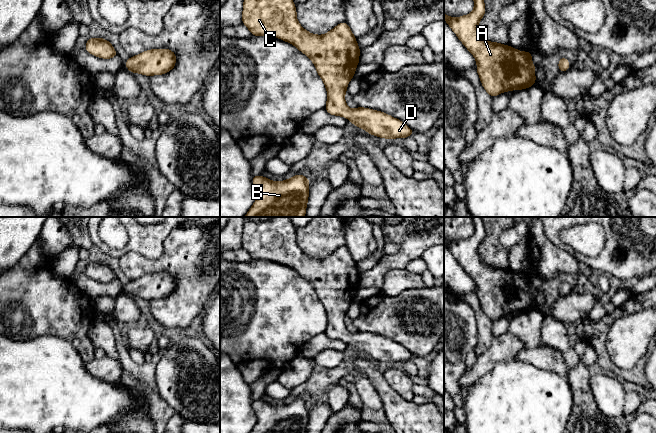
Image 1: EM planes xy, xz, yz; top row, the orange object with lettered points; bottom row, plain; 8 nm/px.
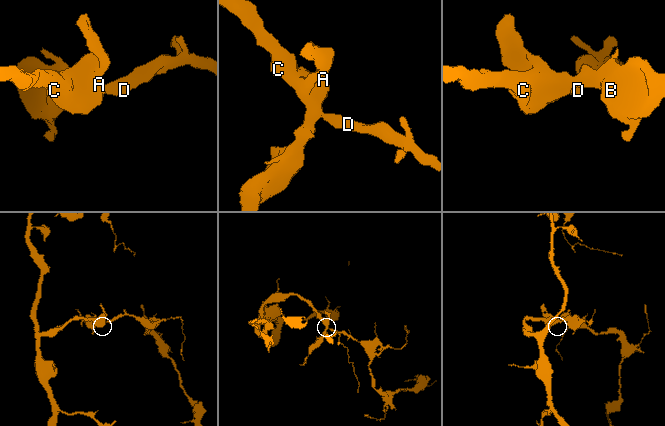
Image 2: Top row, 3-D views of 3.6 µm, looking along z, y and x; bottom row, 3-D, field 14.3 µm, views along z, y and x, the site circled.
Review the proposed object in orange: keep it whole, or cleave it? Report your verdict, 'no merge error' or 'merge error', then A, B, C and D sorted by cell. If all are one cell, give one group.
no merge error; groups A B C D

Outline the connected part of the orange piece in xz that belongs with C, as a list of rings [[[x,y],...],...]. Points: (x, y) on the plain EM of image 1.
[[[273,217],[267,221],[246,218],[243,225],[242,247],[249,253],[251,259],[279,262],[308,280],[327,314],[325,334],[330,339],[345,341],[350,347],[379,362],[391,364],[411,360],[414,355],[389,338],[364,331],[352,334],[347,330],[345,325],[347,310],[355,300],[356,291],[360,287],[360,271],[356,261],[346,246],[339,247],[326,258],[317,259],[308,256],[298,246],[295,230],[290,217]]]

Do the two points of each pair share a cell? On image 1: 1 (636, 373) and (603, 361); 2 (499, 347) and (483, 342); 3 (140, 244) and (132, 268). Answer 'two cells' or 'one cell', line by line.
1: one cell
2: two cells
3: two cells

